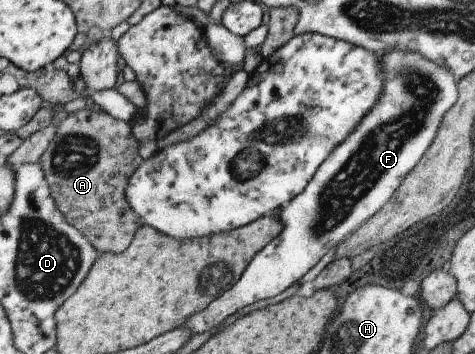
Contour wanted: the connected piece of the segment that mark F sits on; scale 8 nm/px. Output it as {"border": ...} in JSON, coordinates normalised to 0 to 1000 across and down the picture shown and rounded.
{"border":[[[821,141],[792,155],[800,164],[808,198],[804,271],[756,342],[747,367],[669,469],[644,528],[589,585],[587,661],[537,715],[493,805],[465,828],[427,881],[415,881],[394,904],[394,927],[402,927],[406,938],[432,938],[457,921],[465,904],[491,893],[512,864],[524,864],[545,845],[575,842],[617,799],[625,799],[651,757],[659,757],[672,740],[693,701],[709,695],[779,610],[794,602],[836,537],[846,503],[853,503],[882,458],[912,395],[933,322],[958,288],[962,229],[941,195],[922,189],[878,150]]]}

